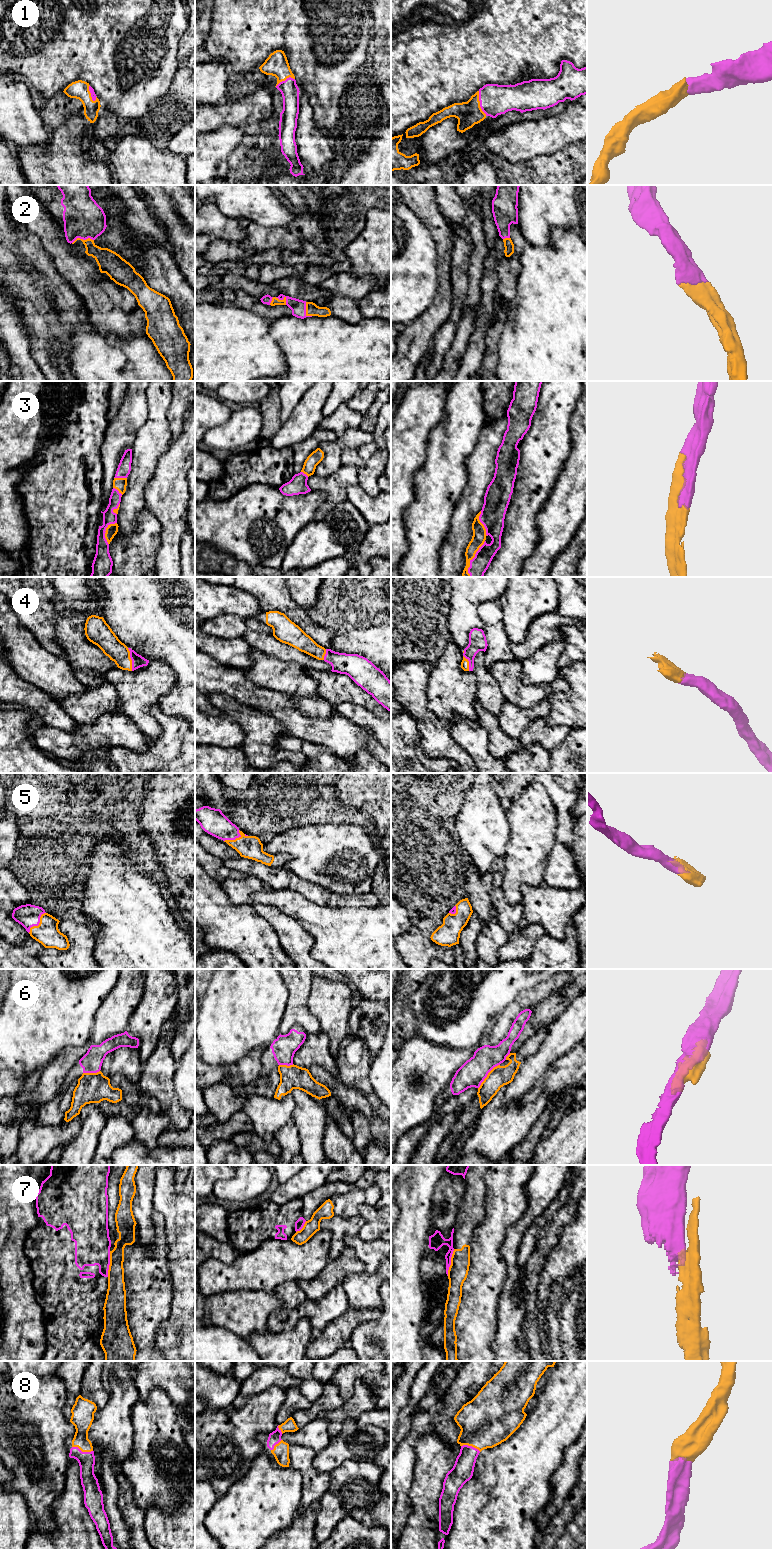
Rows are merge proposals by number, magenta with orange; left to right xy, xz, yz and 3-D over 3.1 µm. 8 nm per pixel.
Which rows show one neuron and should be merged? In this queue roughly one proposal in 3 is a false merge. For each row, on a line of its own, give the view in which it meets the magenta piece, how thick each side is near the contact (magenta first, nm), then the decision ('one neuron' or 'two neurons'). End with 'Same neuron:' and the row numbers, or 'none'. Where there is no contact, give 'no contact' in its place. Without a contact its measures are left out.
1: meets magenta in yz; 240 nm thick on the magenta side, 200 nm on the other; one neuron
2: meets magenta in xy; 320 nm thick on the magenta side, 160 nm on the other; one neuron
3: meets magenta in yz; 150 nm thick on the magenta side, 110 nm on the other; one neuron
4: meets magenta in xy; 100 nm thick on the magenta side, 170 nm on the other; one neuron
5: meets magenta in xy; 180 nm thick on the magenta side, 190 nm on the other; one neuron
6: meets magenta in yz; 220 nm thick on the magenta side, 160 nm on the other; two neurons
7: meets magenta in yz; 120 nm thick on the magenta side, 160 nm on the other; two neurons
8: meets magenta in xy; 140 nm thick on the magenta side, 160 nm on the other; one neuron
Same neuron: 1, 2, 3, 4, 5, 8

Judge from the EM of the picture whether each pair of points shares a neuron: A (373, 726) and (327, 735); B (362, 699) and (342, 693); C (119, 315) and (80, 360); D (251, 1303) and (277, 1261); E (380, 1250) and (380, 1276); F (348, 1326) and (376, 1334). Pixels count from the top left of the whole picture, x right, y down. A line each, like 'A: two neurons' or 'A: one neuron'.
A: two neurons
B: one neuron
C: two neurons
D: two neurons
E: two neurons
F: two neurons

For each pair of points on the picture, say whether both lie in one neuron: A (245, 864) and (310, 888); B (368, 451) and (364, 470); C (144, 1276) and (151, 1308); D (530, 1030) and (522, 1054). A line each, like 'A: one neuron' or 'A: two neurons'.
A: one neuron
B: two neurons
C: one neuron
D: two neurons

